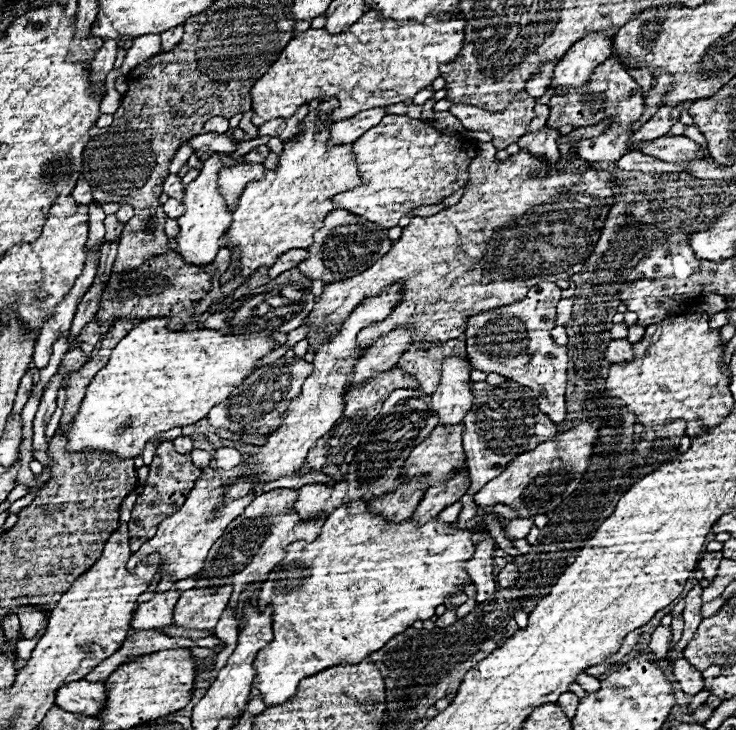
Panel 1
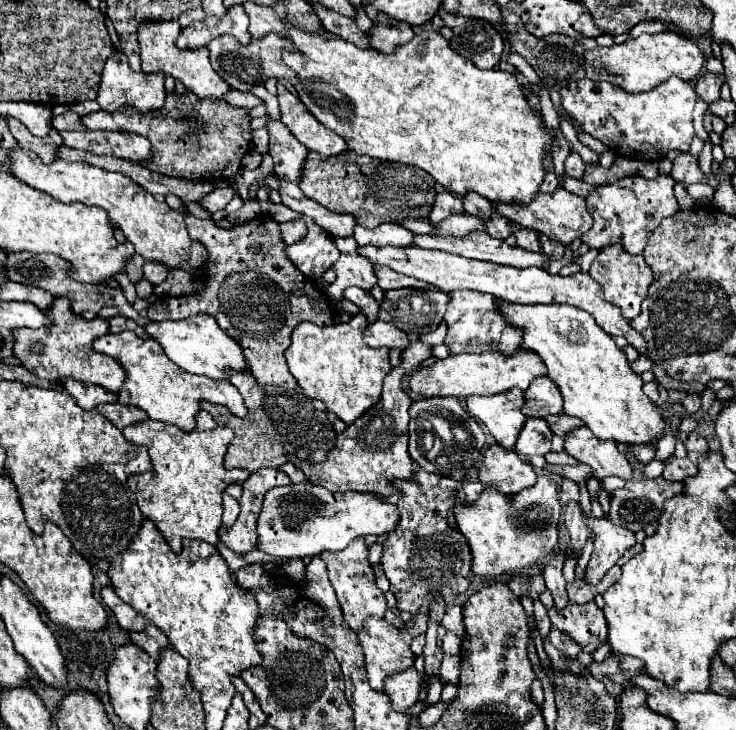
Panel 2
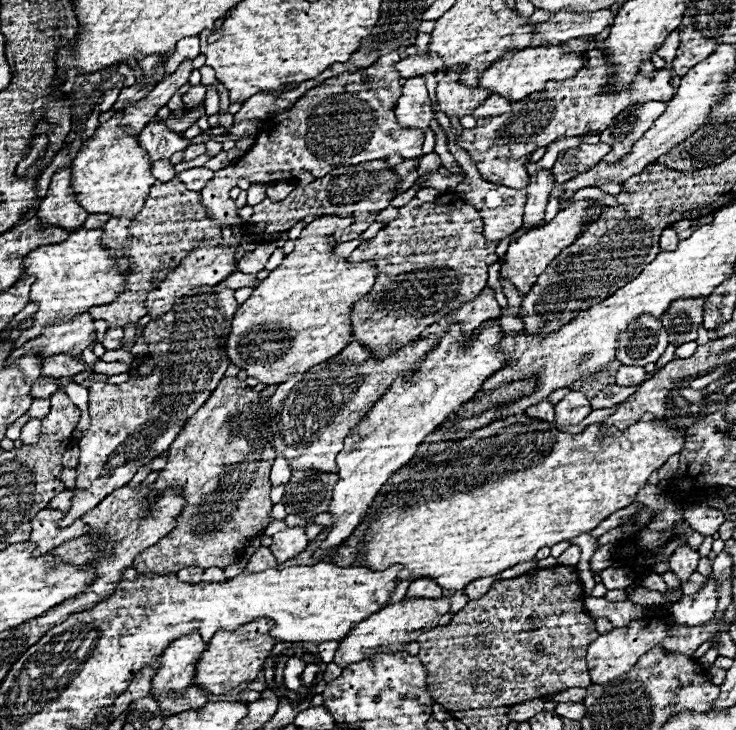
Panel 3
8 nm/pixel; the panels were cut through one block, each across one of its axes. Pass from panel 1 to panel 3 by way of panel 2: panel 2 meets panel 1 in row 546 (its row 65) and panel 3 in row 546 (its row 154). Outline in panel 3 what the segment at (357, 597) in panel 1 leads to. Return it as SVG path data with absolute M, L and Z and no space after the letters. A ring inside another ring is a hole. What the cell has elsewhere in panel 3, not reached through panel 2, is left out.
M518 414L518 416L508 416L508 418L504 418L504 420L498 420L498 422L492 422L492 424L488 424L488 426L484 426L484 428L478 428L472 436L468 436L468 438L464 438L464 440L460 440L454 448L448 448L446 452L440 452L438 456L434 456L434 458L430 458L430 460L420 460L416 466L412 466L412 468L406 468L406 470L398 470L398 472L394 472L392 474L392 478L382 486L382 490L378 492L378 496L376 496L376 500L374 500L374 504L370 506L370 512L368 512L368 516L376 516L372 522L370 522L370 532L366 532L366 542L368 542L368 546L366 546L366 550L364 550L364 558L362 558L362 562L358 562L358 566L368 566L368 568L374 568L374 570L384 570L384 568L390 568L390 566L394 566L394 564L404 564L404 570L400 572L400 582L402 580L416 580L416 578L432 578L432 580L436 580L444 590L462 590L468 582L472 582L472 580L476 580L476 578L484 578L484 576L492 576L492 574L500 574L502 570L508 570L508 568L512 568L512 566L516 566L516 564L522 564L522 562L530 562L530 560L534 560L534 556L536 556L536 552L540 550L540 548L544 548L544 546L554 546L554 544L558 544L558 542L562 542L562 540L572 540L572 538L576 538L576 536L580 536L580 534L586 534L586 532L592 532L600 522L604 522L610 514L614 514L616 510L620 510L620 508L626 508L626 506L630 506L630 502L634 502L634 498L636 498L636 494L646 486L646 482L648 482L648 478L652 476L652 472L654 470L658 470L658 468L662 468L666 462L668 462L668 458L670 456L674 456L674 454L680 454L680 450L682 450L682 446L684 446L684 440L686 440L686 430L684 428L676 428L676 426L672 426L672 424L668 424L666 420L658 420L658 418L654 418L654 416L650 416L650 414L644 414L642 416L642 420L638 420L638 424L634 424L634 426L630 426L630 428L626 428L626 430L616 430L616 428L608 428L602 436L600 436L600 426L604 424L606 420L602 420L602 422L594 422L594 424L590 424L584 432L580 432L580 434L568 434L568 432L560 432L560 430L556 430L556 428L552 428L552 430L548 430L546 428L546 422L542 422L542 420L534 420L534 418L528 418L528 416L524 416L524 414Z

